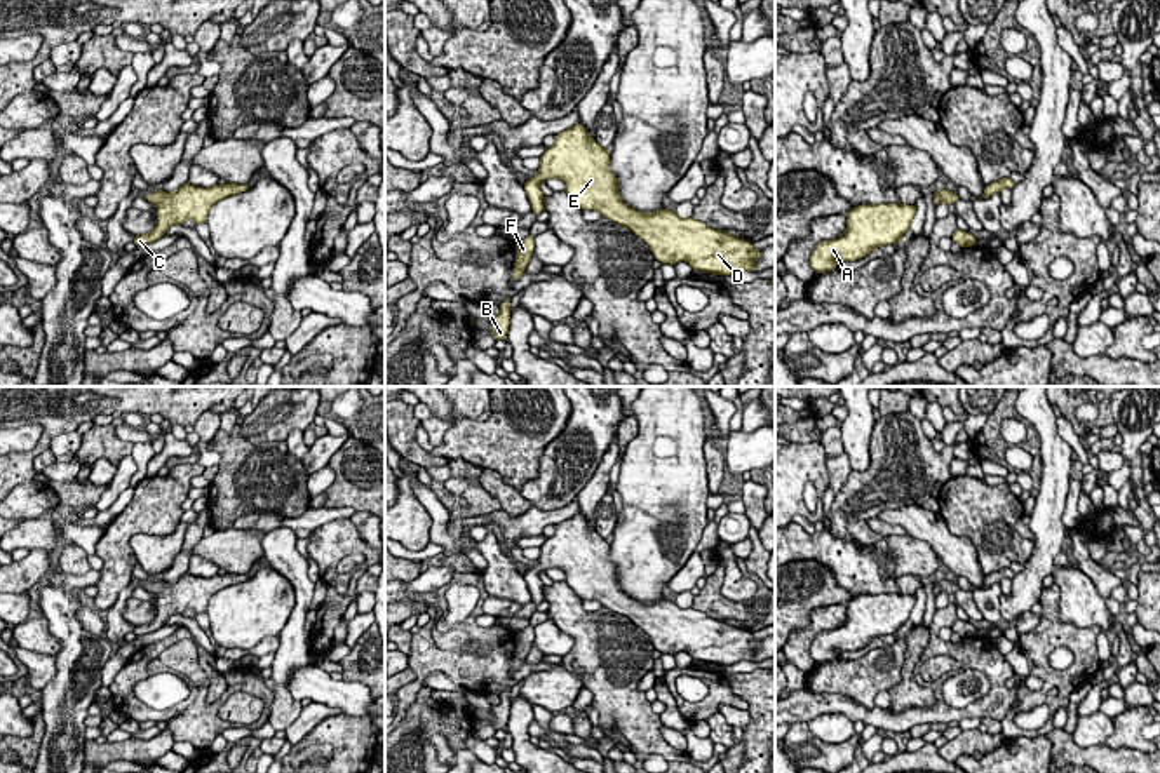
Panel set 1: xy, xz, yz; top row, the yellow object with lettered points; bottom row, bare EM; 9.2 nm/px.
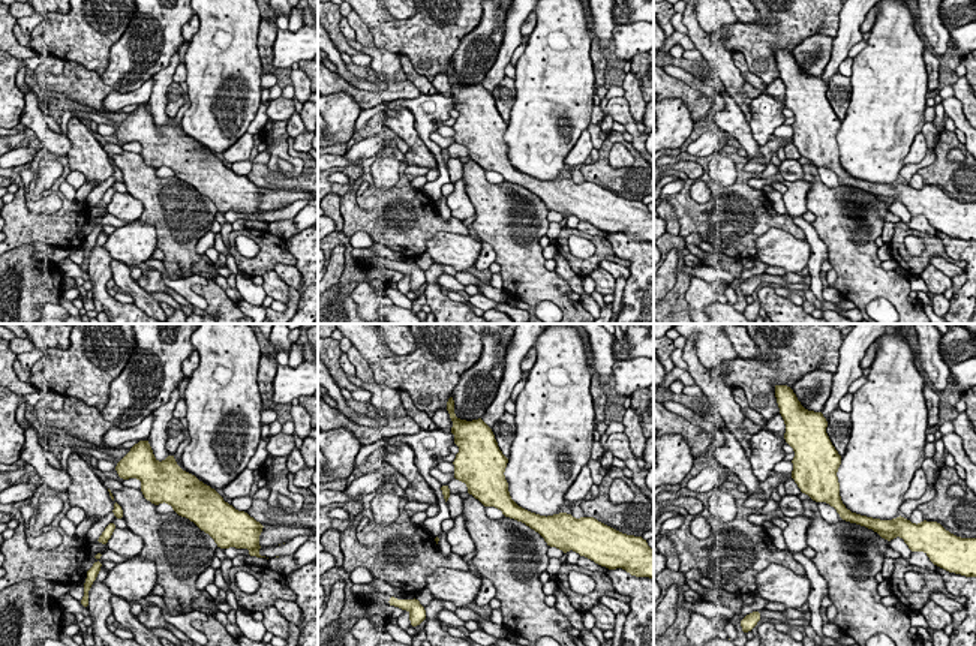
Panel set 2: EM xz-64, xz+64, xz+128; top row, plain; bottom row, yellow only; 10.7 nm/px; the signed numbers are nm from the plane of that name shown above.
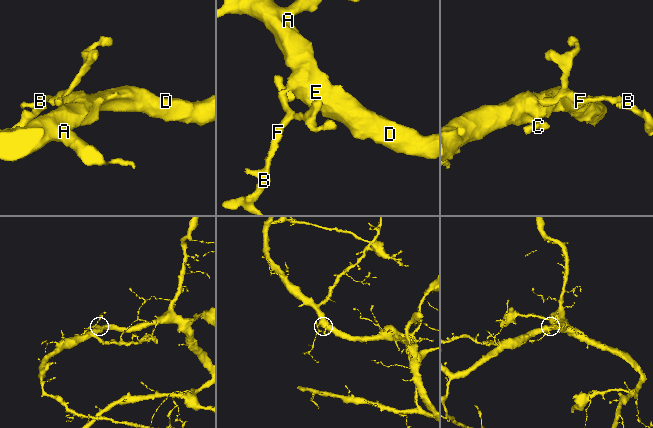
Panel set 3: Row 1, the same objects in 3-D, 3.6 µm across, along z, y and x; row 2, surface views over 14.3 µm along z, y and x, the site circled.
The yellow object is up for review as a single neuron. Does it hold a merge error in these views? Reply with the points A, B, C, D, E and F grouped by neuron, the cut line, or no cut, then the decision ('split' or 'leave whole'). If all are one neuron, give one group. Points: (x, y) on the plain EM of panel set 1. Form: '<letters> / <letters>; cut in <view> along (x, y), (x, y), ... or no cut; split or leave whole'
A B C D E F; no cut; leave whole

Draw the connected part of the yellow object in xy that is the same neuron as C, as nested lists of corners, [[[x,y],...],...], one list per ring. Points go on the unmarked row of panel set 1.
[[[185,573],[172,583],[165,583],[164,580],[153,581],[145,588],[157,595],[157,616],[150,623],[136,625],[132,632],[136,635],[157,632],[165,625],[169,616],[183,615],[186,609],[193,609],[195,615],[206,613],[212,594],[246,580],[249,580],[247,573],[214,575],[211,578]]]

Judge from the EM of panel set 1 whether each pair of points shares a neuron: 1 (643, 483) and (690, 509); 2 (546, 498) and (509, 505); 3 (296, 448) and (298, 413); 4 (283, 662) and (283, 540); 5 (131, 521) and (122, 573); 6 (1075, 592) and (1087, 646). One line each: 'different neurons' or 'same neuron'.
1: same neuron
2: different neurons
3: different neurons
4: same neuron
5: same neuron
6: different neurons

